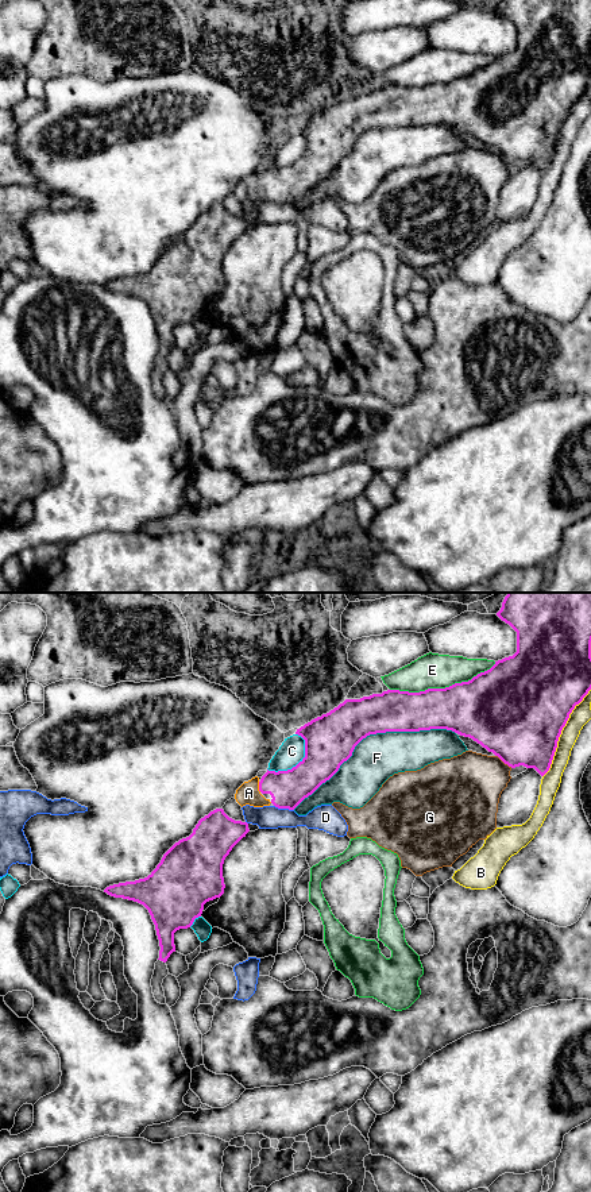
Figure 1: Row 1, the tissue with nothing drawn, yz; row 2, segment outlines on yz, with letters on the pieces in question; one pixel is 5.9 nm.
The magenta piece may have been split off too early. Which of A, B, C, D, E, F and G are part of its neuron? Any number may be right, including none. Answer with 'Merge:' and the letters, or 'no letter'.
Merge: A

